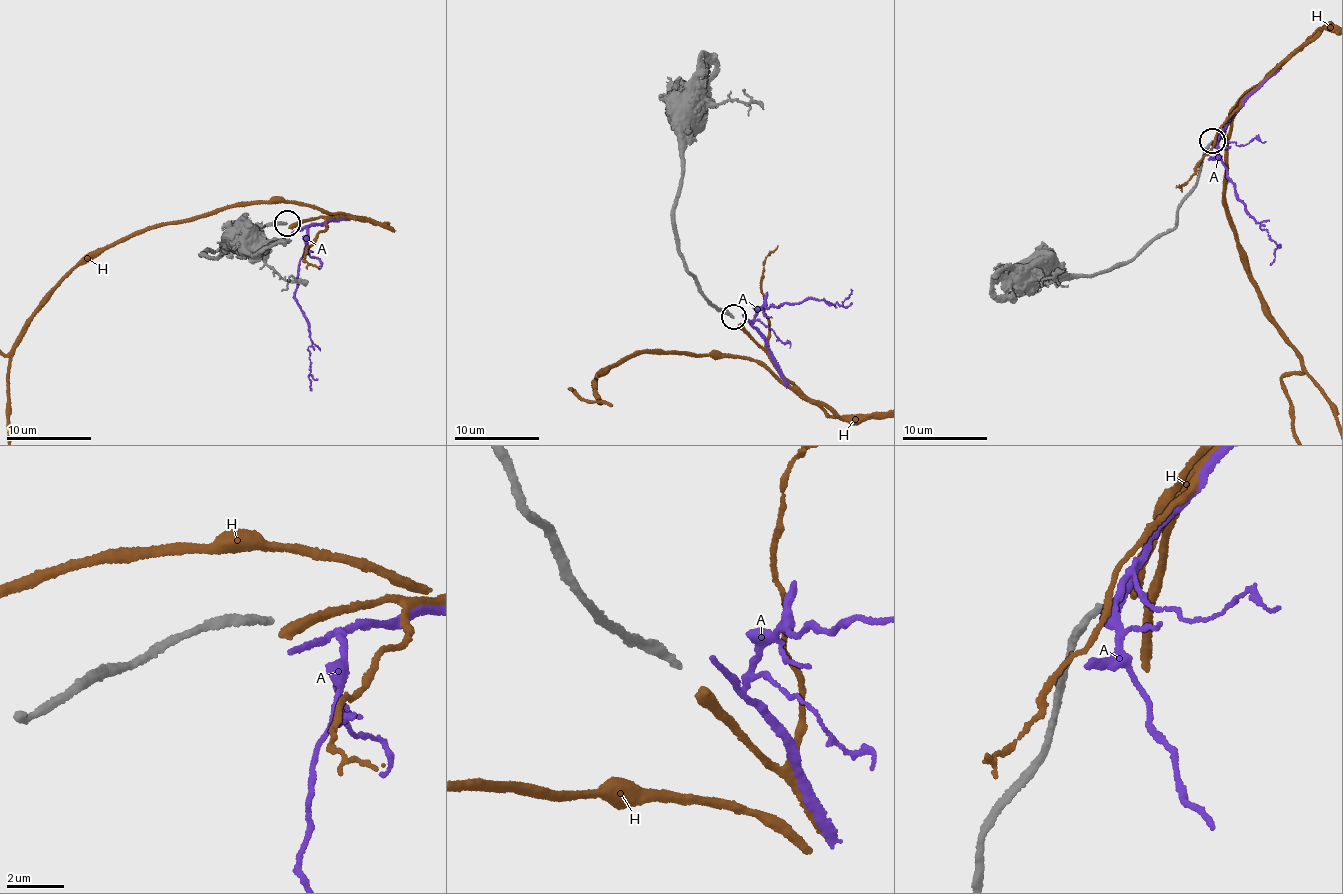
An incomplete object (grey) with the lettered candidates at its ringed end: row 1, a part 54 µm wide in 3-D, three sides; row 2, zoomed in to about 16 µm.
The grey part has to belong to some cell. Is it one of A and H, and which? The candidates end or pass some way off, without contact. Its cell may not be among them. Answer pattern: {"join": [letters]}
{"join": []}

